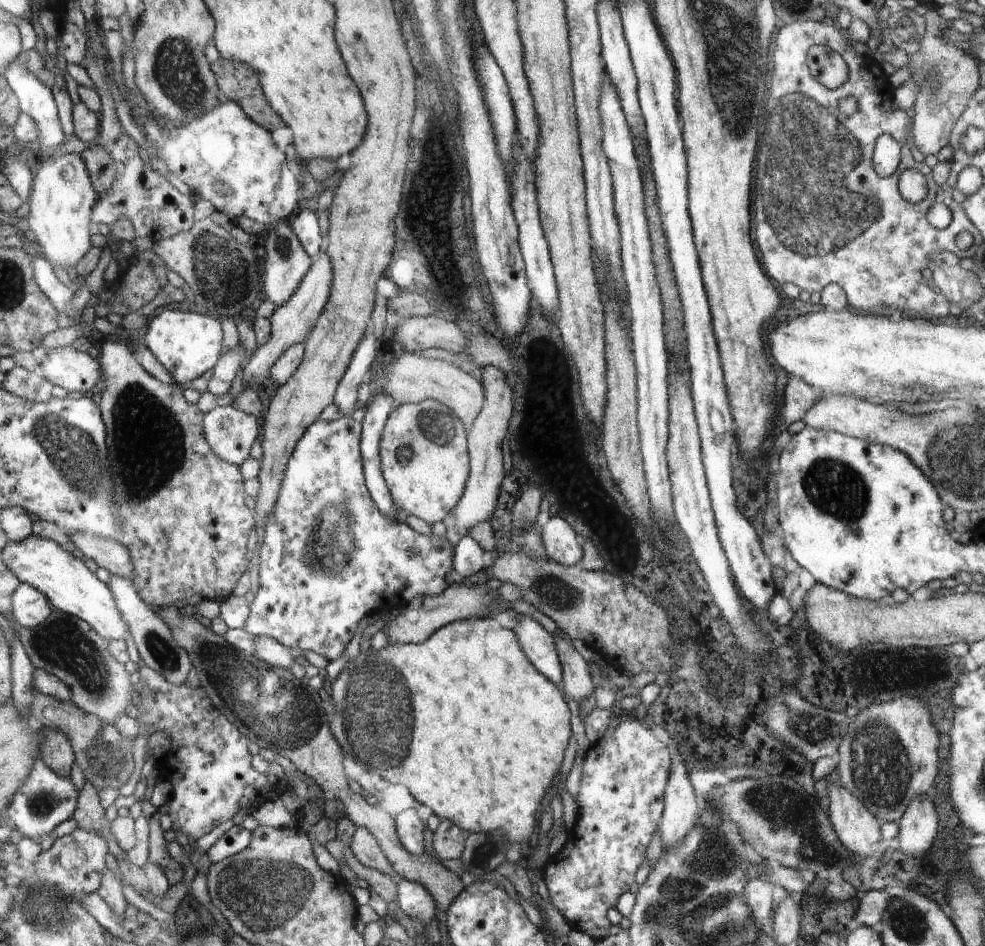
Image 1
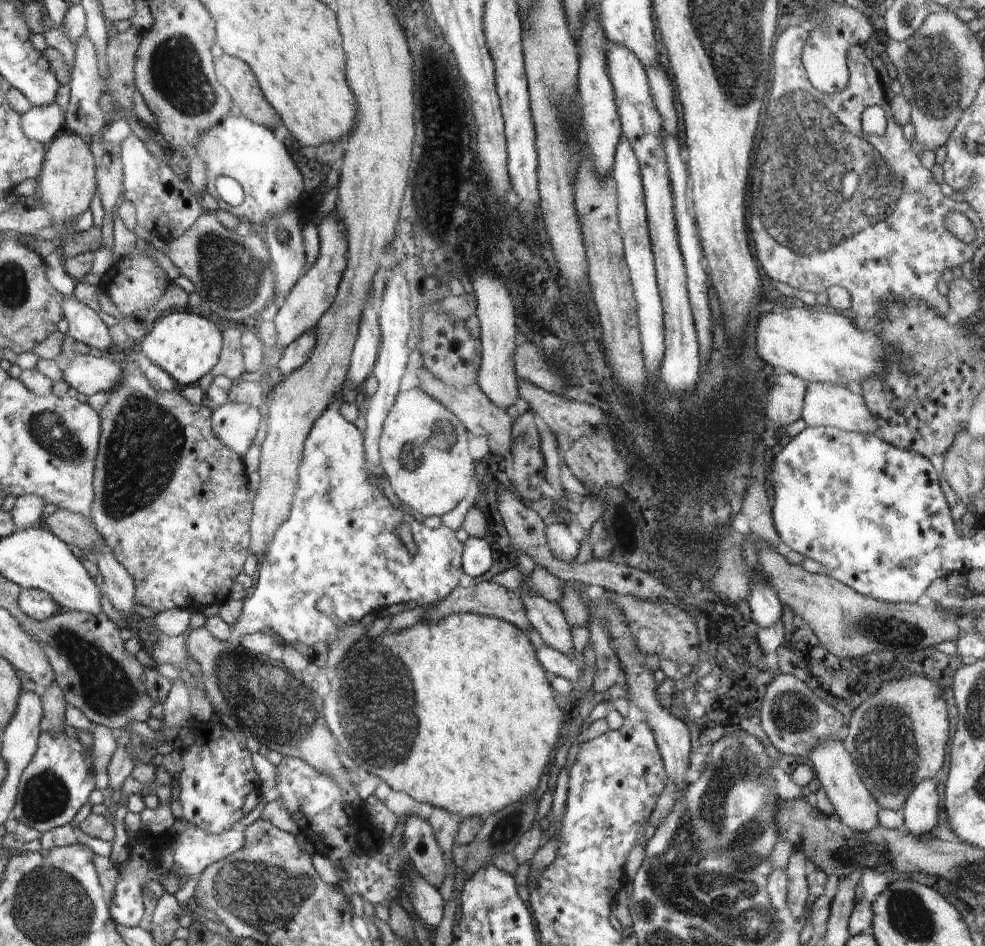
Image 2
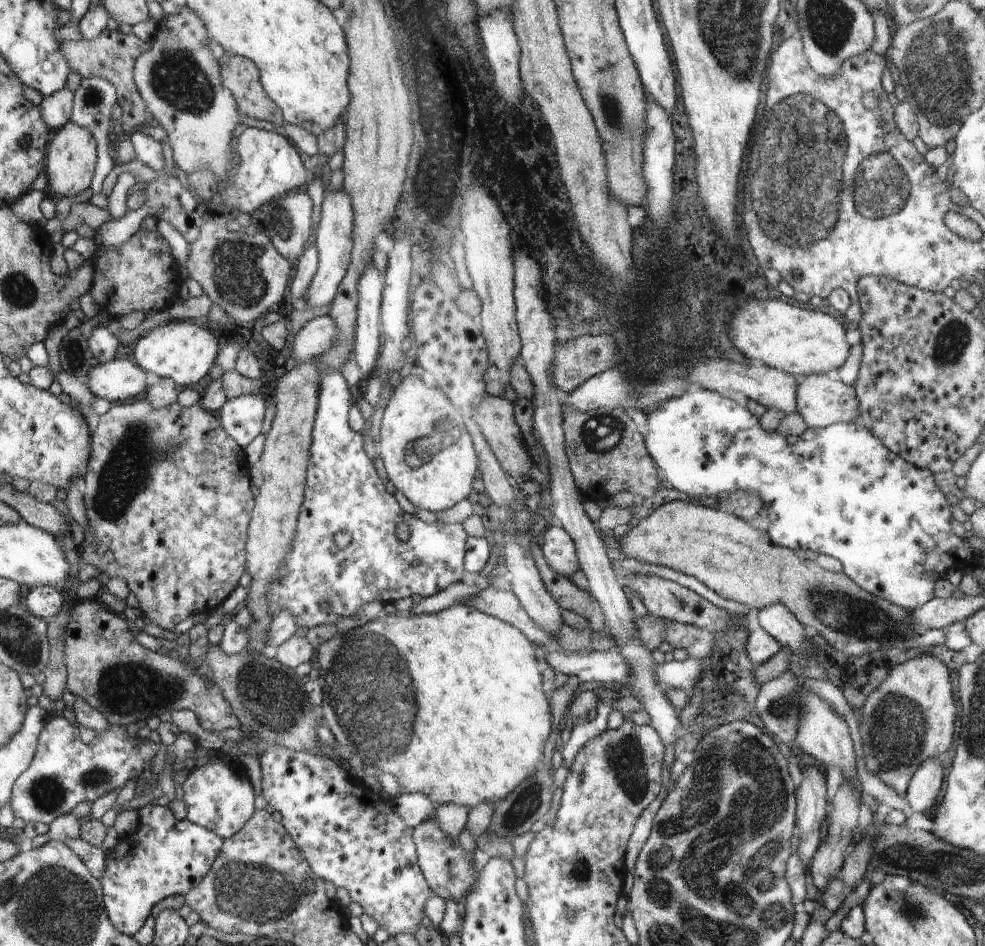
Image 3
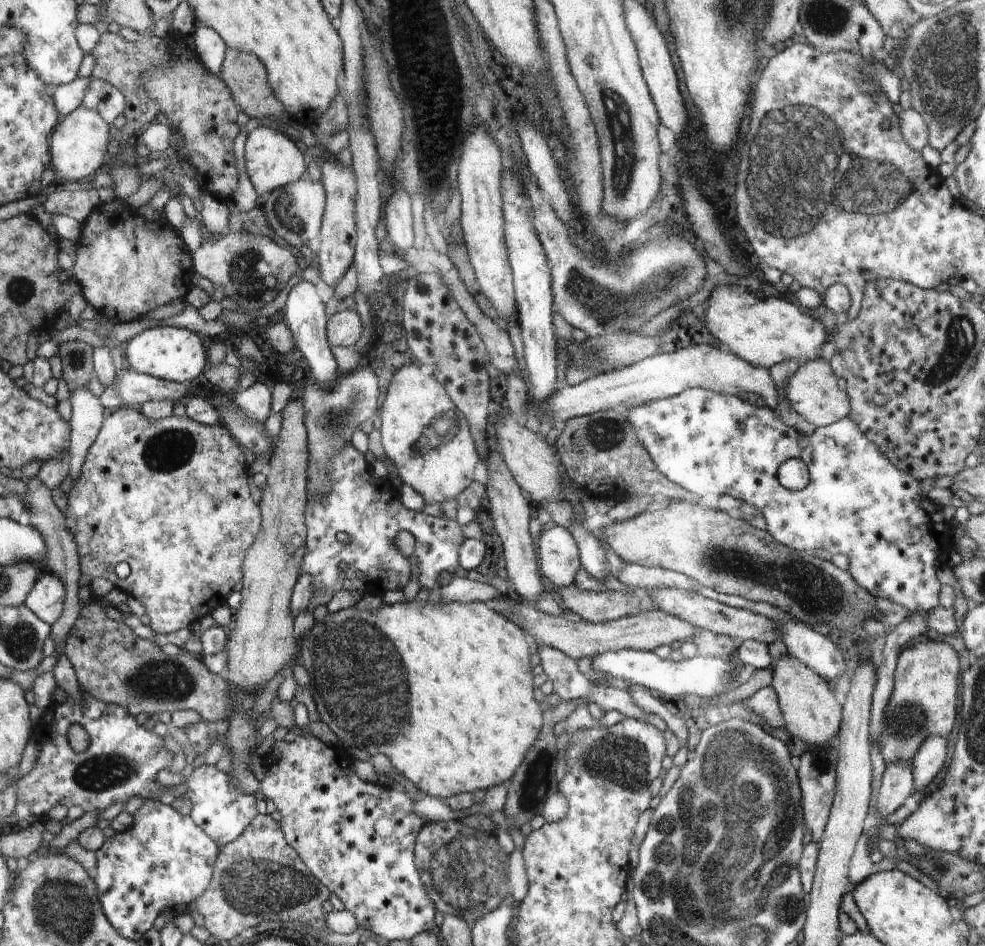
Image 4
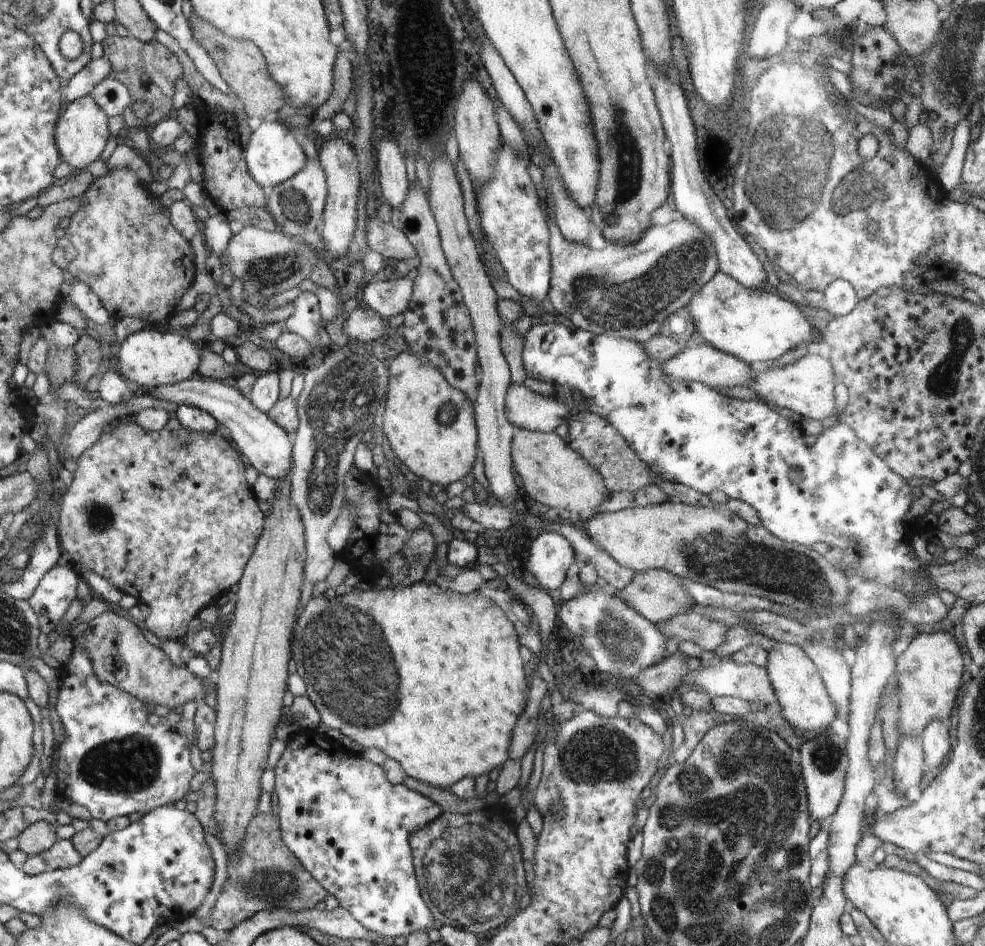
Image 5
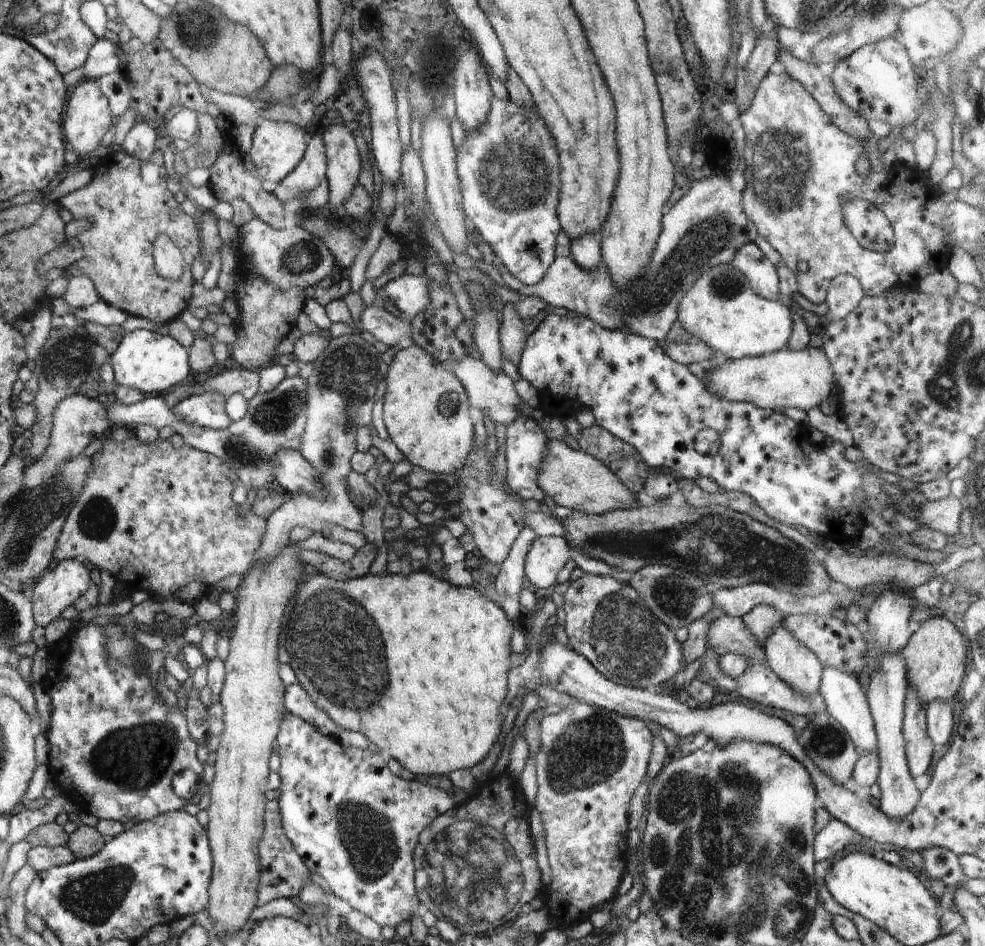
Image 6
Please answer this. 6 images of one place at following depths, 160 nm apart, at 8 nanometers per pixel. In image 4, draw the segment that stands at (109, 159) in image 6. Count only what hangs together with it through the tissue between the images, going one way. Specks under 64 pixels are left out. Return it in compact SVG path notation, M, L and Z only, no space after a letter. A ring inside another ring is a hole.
M114 197L110 202L101 203L82 223L83 230L77 243L77 257L71 268L71 276L80 284L80 292L88 304L92 304L102 318L112 324L131 322L144 317L146 312L180 300L192 286L195 268L191 252L184 244L180 232L164 220L150 221L132 211L125 199Z

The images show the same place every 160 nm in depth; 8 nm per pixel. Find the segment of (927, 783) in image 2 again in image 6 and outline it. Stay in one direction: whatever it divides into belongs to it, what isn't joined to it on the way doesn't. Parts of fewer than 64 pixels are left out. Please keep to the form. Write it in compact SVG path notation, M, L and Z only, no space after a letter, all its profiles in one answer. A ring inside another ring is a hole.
M933 700L925 707L928 736L936 750L942 748L953 735L956 723L953 719L953 702Z

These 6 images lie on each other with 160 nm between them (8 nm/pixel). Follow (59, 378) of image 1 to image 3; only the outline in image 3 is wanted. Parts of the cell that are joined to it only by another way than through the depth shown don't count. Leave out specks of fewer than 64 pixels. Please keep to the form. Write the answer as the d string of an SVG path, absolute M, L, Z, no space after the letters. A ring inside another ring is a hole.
M124 358L97 364L95 368L89 370L84 382L97 397L105 398L112 404L144 397L145 390L149 385L143 368Z

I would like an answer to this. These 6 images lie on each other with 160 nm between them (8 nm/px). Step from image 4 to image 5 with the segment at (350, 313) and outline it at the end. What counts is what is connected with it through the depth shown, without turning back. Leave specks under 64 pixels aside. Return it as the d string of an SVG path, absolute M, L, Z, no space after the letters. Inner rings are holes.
M363 305L354 309L345 320L343 328L350 340L364 346L377 338L389 338L393 332L388 328L388 320Z

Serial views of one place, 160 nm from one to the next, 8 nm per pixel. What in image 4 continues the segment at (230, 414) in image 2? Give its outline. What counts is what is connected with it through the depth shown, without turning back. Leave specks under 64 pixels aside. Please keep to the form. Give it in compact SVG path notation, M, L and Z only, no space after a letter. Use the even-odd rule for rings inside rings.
M256 381L250 388L236 390L232 395L233 403L242 409L254 420L264 422L272 413L272 400L270 400L270 388L265 383Z

